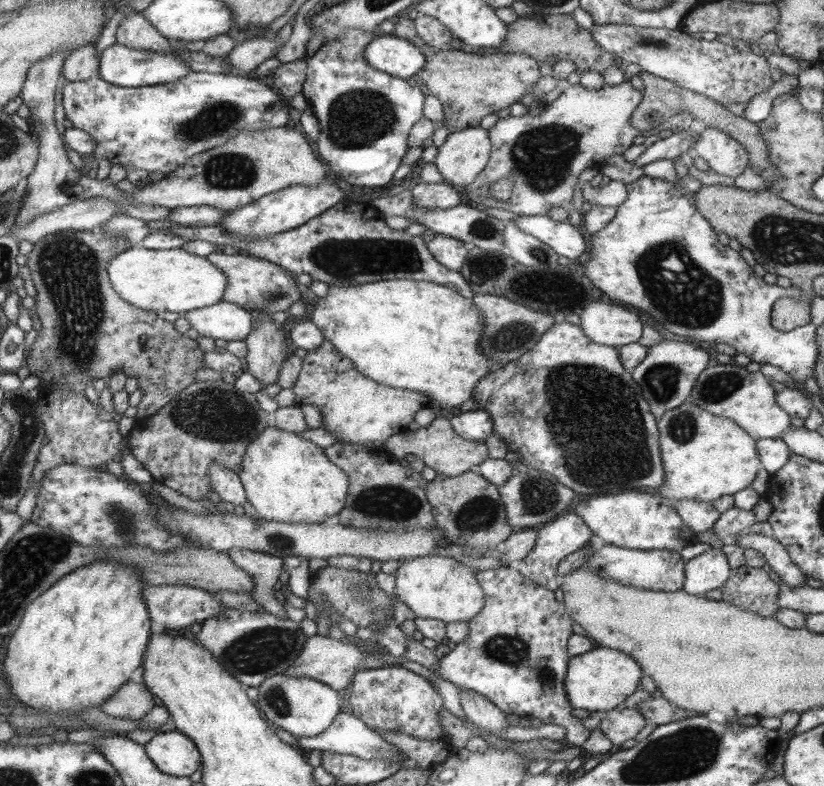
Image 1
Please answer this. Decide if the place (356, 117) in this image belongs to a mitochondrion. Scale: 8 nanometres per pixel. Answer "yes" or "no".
yes

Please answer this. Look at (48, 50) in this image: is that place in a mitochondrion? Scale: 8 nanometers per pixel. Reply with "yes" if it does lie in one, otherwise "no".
no

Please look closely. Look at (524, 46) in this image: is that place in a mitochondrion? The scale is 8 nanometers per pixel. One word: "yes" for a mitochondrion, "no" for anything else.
no

